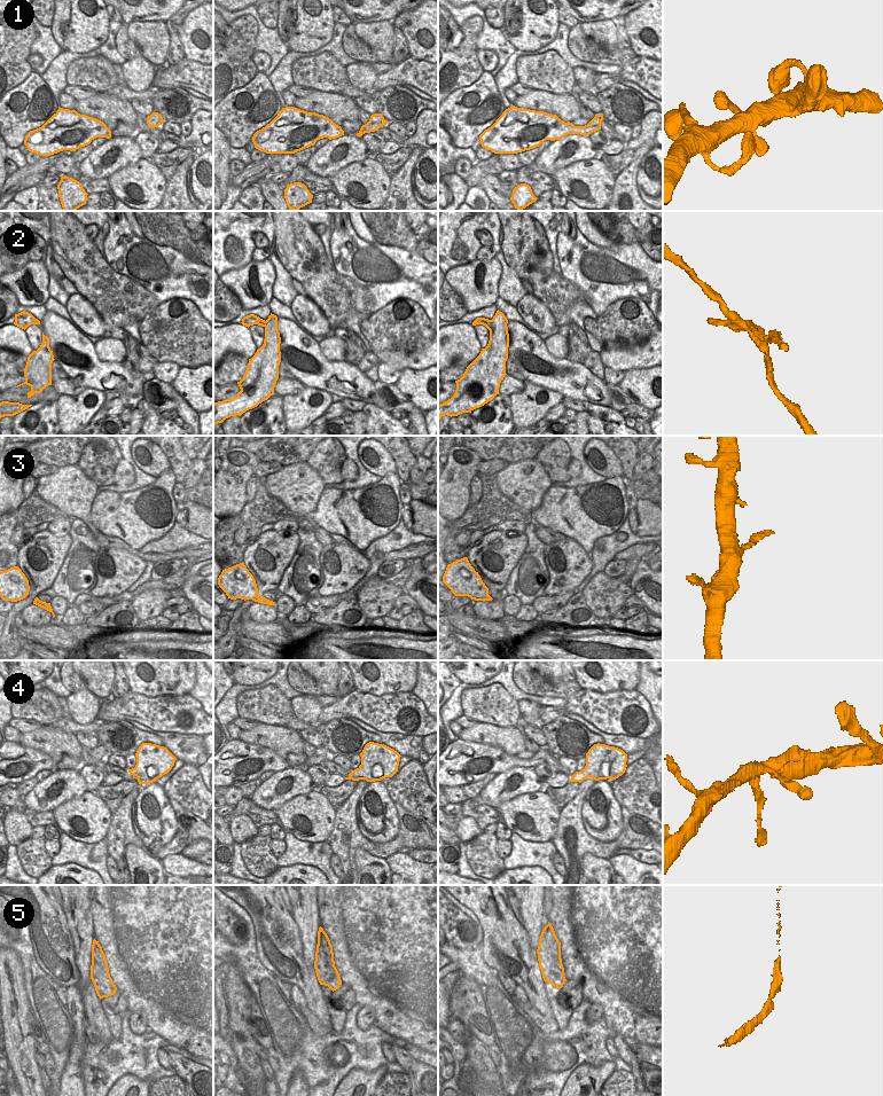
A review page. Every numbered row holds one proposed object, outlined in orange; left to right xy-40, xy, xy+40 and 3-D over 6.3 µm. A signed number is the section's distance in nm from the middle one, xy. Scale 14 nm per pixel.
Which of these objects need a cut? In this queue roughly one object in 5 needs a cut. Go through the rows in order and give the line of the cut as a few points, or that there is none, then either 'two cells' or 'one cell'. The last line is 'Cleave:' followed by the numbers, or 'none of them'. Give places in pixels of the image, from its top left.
1: no cut; one cell
2: cut in xy+40 along (508, 334), (501, 339), (501, 354), (503, 357); two cells
3: no cut; one cell
4: no cut; one cell
5: no cut; one cell
Cleave: 2

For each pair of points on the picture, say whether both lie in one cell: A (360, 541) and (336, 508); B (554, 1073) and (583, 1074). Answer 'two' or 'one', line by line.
A: one
B: two

